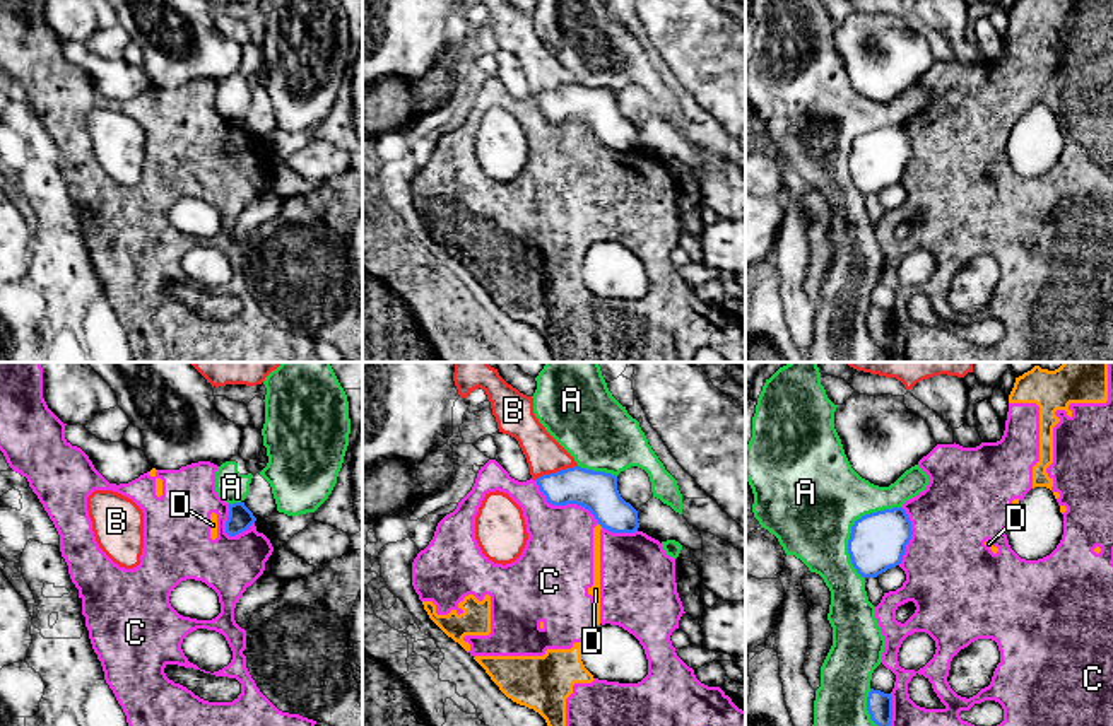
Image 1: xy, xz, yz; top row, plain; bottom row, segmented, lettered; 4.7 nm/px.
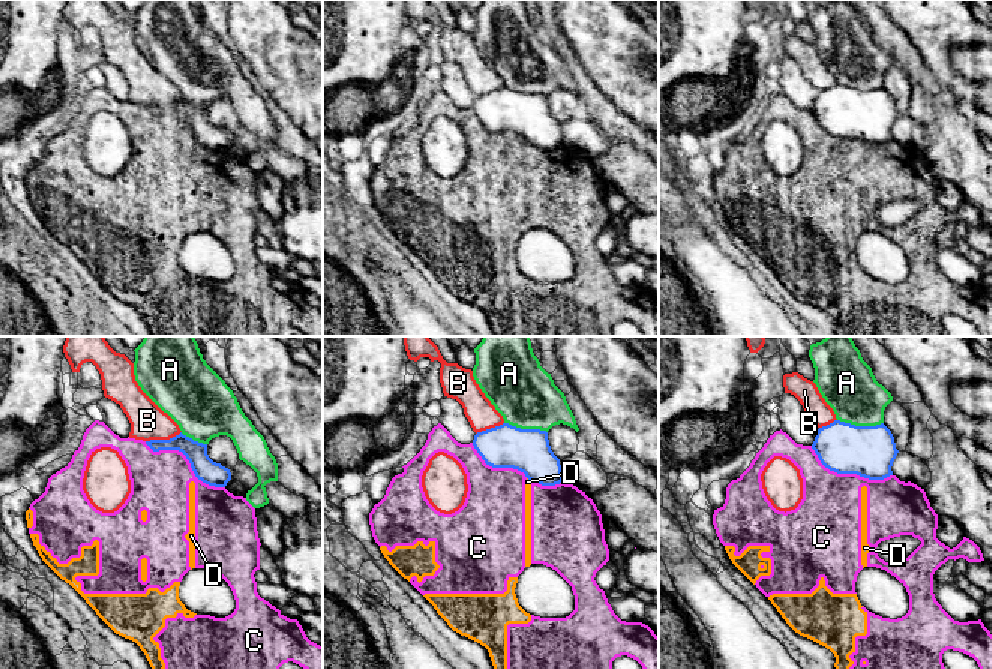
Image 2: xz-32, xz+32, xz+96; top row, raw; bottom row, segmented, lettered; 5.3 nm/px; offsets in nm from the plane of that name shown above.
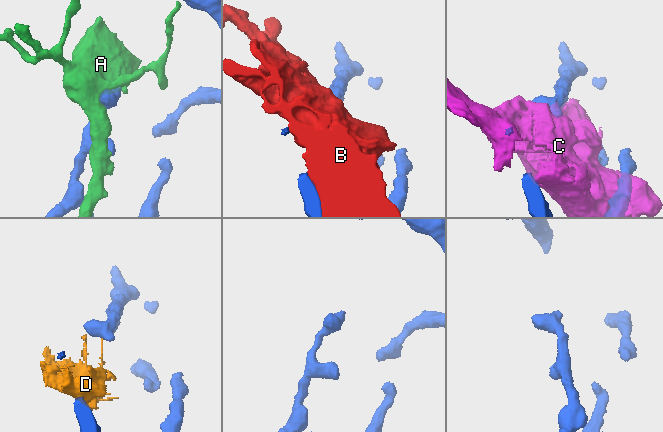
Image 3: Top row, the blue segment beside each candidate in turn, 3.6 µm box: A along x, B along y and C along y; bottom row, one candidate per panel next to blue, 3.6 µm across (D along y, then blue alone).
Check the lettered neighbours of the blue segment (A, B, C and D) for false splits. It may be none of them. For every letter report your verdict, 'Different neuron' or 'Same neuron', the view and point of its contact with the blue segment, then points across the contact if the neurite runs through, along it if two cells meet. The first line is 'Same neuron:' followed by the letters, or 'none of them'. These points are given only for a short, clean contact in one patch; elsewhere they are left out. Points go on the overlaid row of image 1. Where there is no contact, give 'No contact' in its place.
Same neuron: none of them
A: Different neuron. Touches blue at yz (852, 526)
B: Different neuron. Touches blue at xz (556, 472)
C: Different neuron. Touches blue at xz (565, 504)
D: Different neuron. Touches blue at xz (600, 525). Boundary: xz (599, 523), (602, 526)

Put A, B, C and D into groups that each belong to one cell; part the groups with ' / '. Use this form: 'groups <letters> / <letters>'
groups A / B / C D

